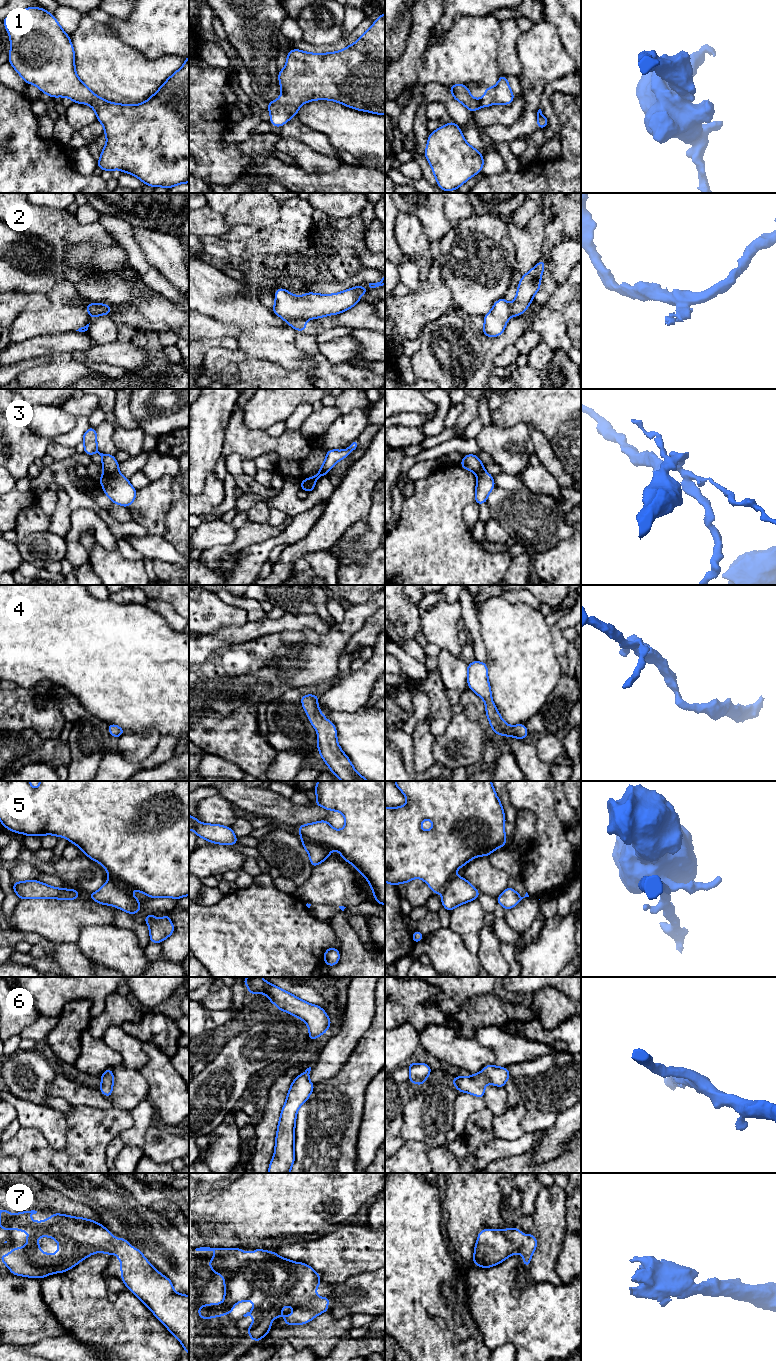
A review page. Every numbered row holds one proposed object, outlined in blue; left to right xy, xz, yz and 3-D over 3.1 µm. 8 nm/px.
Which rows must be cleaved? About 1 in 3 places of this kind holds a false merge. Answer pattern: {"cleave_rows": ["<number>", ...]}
{"cleave_rows": ["2", "3", "5"]}

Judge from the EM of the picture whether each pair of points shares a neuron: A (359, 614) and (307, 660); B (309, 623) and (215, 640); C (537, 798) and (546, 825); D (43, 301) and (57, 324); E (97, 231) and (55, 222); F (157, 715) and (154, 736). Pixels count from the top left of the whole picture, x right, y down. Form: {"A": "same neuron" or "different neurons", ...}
{"A": "same neuron", "B": "same neuron", "C": "same neuron", "D": "different neurons", "E": "same neuron", "F": "different neurons"}

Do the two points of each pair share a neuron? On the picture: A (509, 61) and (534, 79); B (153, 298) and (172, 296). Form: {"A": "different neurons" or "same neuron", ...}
{"A": "different neurons", "B": "different neurons"}

